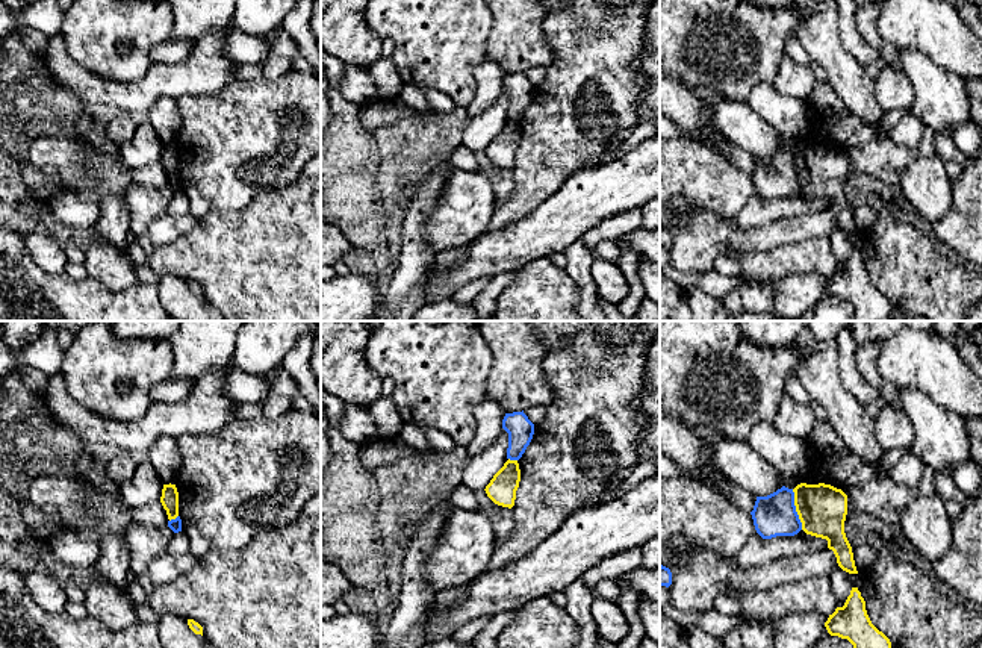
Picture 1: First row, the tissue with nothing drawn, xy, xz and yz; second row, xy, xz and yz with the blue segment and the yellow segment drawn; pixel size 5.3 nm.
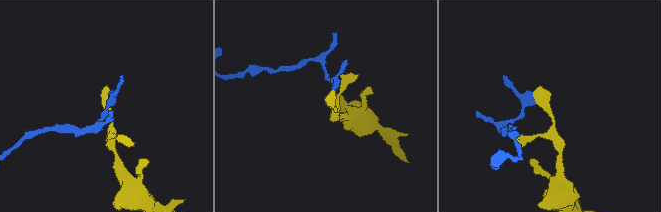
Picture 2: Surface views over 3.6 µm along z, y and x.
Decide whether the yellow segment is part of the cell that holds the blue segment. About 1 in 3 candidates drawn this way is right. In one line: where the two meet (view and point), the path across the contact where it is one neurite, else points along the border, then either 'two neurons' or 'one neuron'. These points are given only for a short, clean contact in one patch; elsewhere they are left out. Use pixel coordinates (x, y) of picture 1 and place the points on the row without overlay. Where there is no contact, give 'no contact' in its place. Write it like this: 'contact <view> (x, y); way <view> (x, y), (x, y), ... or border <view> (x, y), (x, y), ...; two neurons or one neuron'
contact yz (795, 170); border yz (792, 150), (795, 171), (802, 190); two neurons

